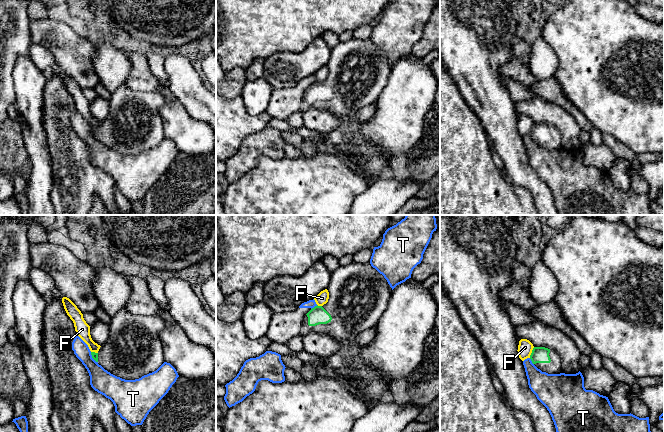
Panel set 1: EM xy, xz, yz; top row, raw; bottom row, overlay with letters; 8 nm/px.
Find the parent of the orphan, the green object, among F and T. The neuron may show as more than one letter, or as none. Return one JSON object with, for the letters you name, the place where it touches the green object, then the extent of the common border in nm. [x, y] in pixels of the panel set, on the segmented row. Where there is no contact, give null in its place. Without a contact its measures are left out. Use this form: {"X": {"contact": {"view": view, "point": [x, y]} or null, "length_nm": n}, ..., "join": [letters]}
{"join": []}

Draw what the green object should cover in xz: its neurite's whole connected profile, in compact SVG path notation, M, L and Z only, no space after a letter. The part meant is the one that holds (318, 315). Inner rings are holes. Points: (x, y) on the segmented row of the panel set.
M352 262L347 266L339 266L331 272L327 288L329 299L323 306L315 306L305 316L300 335L311 332L324 333L340 342L341 347L325 359L325 365L334 373L343 376L358 376L359 379L350 384L350 391L360 397L368 409L381 402L384 394L390 390L383 376L366 365L359 365L351 371L346 361L359 355L363 346L357 344L355 338L364 330L375 326L385 312L391 298L392 288L382 274L368 263Z

